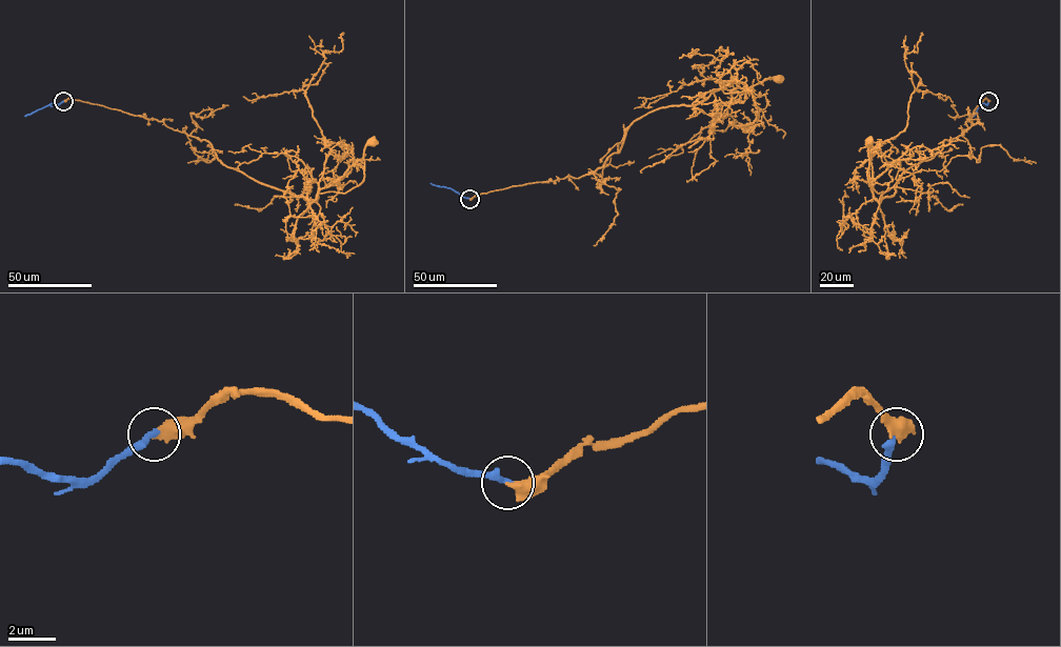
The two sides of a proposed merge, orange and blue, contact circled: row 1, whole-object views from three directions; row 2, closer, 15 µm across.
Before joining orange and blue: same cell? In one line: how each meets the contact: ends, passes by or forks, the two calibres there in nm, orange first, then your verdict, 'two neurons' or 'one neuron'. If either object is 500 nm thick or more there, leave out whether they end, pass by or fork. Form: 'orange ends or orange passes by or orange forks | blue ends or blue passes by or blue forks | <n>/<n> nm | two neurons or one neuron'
orange ends | blue ends | 440/300 nm | one neuron

